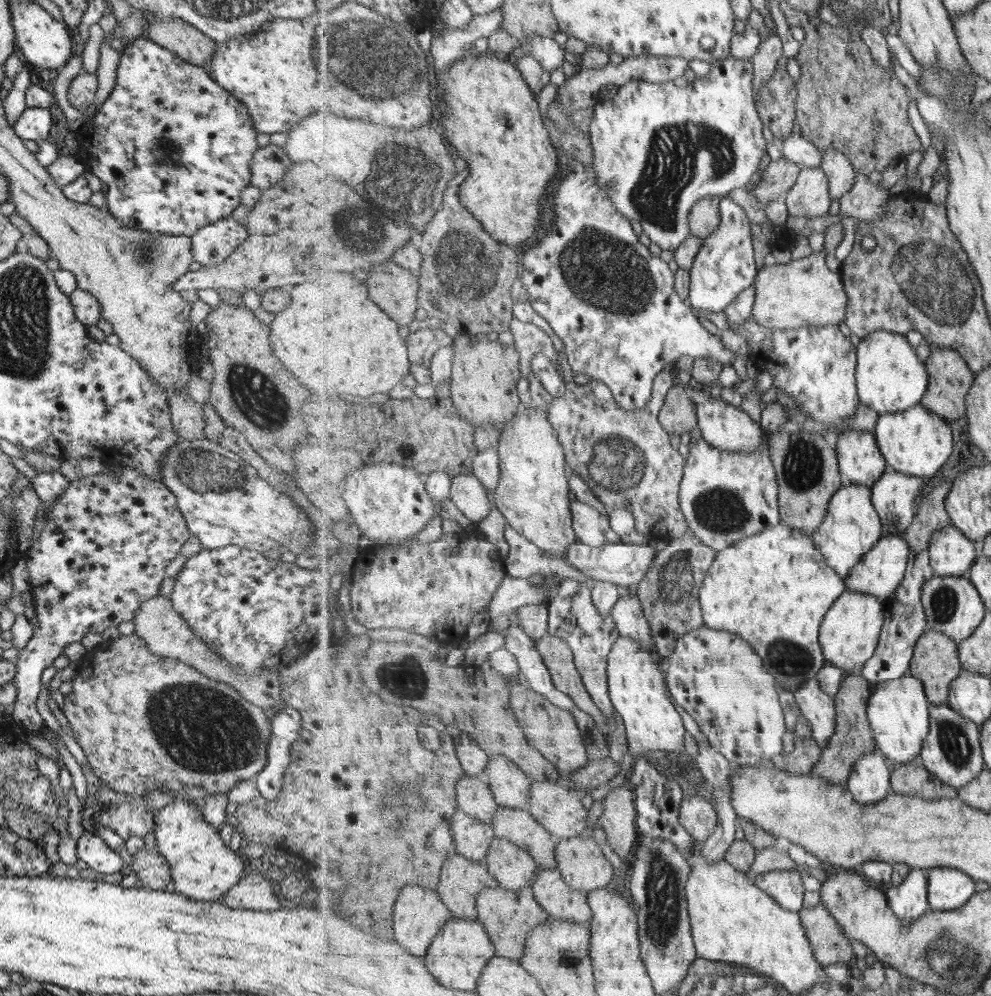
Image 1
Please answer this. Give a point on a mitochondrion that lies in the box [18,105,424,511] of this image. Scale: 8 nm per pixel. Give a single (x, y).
(199, 470)

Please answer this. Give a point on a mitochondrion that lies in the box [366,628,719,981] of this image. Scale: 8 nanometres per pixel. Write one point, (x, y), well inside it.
(659, 891)

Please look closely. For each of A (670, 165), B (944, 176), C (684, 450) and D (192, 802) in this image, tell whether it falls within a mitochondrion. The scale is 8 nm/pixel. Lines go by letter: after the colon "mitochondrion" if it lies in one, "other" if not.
A: mitochondrion
B: other
C: other
D: other

